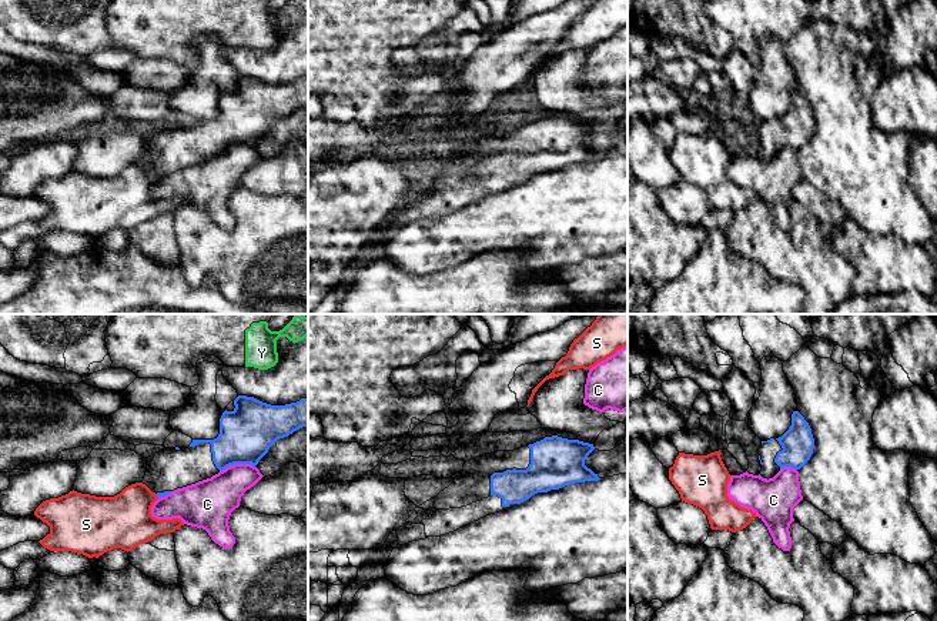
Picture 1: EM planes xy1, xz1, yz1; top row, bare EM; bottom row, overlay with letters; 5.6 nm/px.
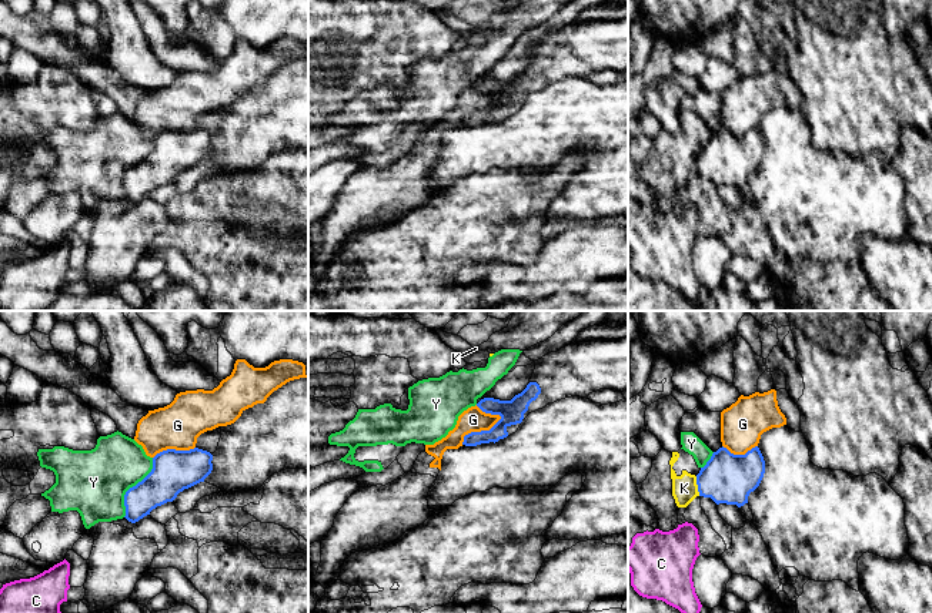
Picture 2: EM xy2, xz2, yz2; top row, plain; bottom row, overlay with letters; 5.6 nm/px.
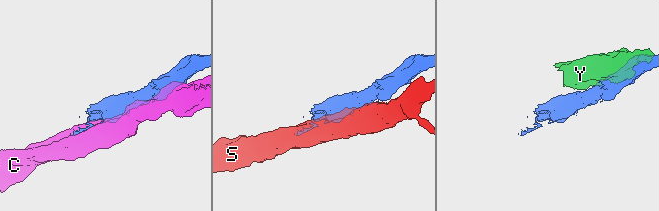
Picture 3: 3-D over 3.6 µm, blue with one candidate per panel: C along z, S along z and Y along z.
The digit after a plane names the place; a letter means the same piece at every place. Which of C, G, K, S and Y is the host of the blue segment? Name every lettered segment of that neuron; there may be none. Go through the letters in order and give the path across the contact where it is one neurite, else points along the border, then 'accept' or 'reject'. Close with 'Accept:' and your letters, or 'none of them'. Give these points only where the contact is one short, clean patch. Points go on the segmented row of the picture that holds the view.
C: reject
G: along xz2 (501, 416), (488, 429), (468, 432), (461, 444) | reject
K: along yz2 (695, 476), (700, 495) | reject
S: along xy1 (154, 494), (157, 498) | reject
Y: reject
Accept: none of them

